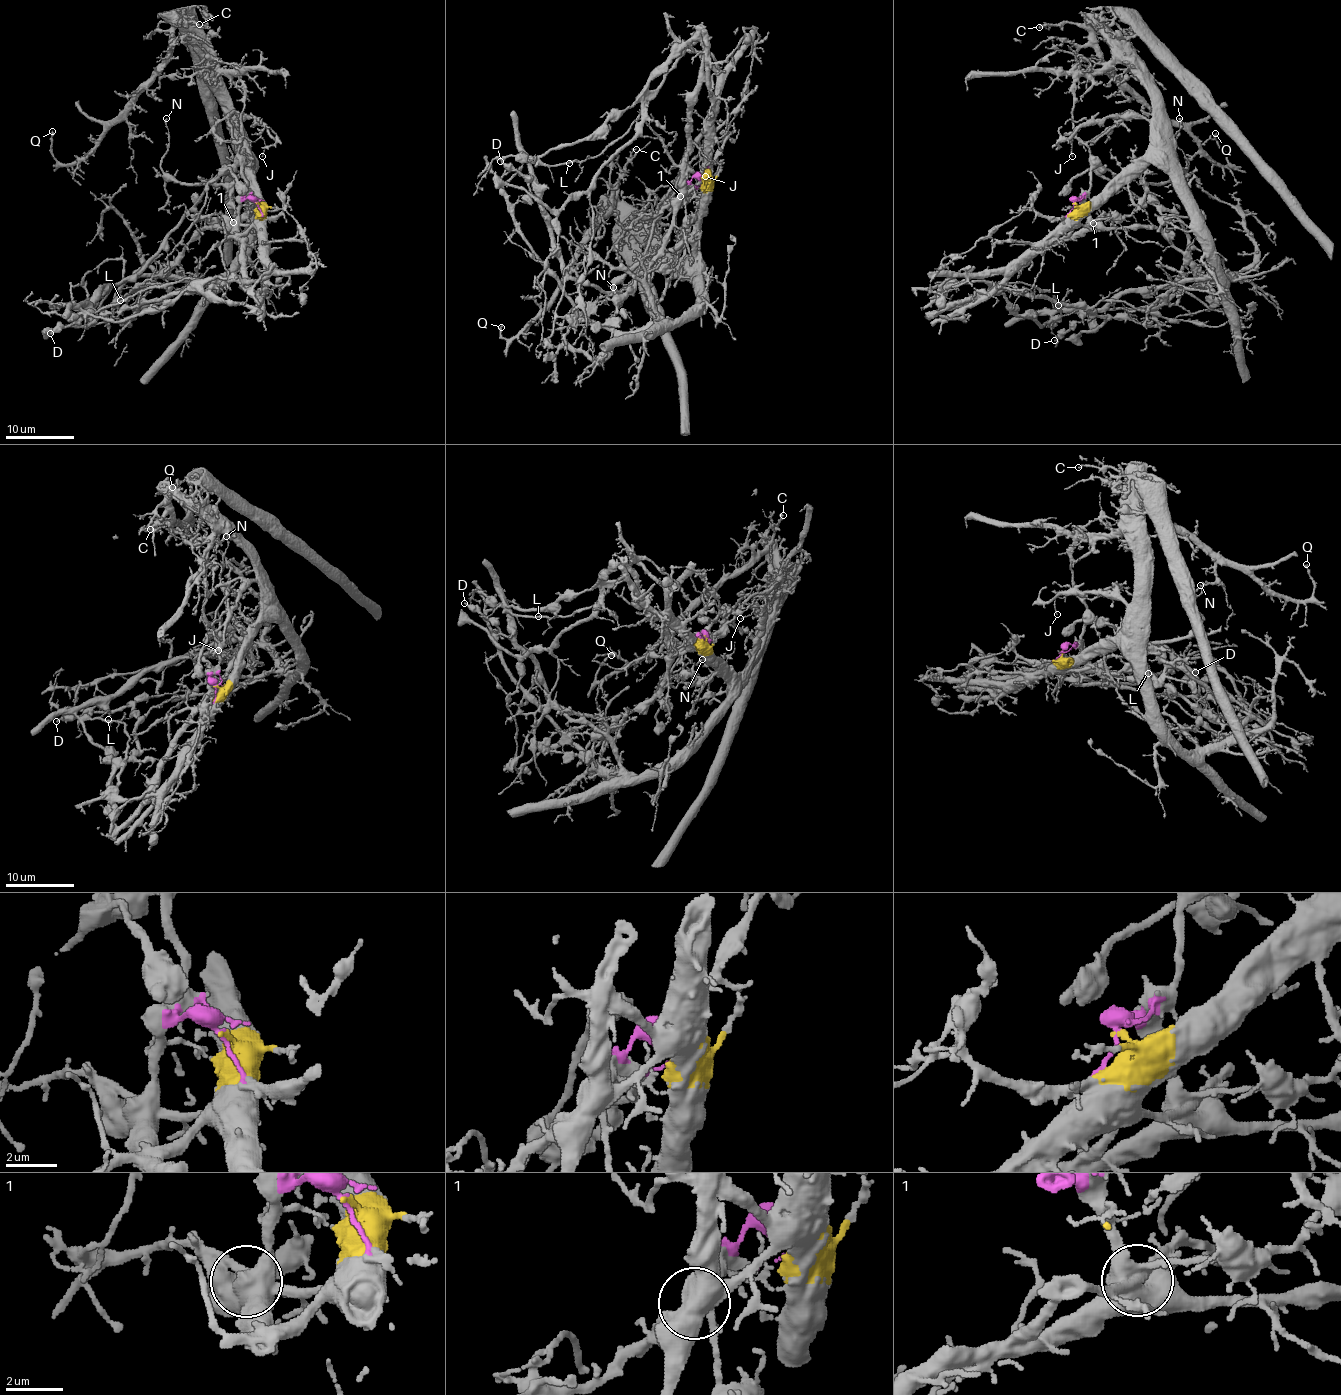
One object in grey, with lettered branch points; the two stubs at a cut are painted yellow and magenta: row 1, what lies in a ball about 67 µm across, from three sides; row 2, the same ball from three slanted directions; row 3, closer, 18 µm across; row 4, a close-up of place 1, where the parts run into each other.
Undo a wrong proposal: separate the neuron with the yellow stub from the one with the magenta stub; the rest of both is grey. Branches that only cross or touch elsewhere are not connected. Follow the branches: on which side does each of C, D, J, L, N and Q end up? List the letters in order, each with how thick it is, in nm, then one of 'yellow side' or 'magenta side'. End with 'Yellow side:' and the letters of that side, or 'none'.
C: 160 nm thick; yellow side
D: 220 nm thick; magenta side
J: 90 nm thick; magenta side
L: 240 nm thick; magenta side
N: 200 nm thick; yellow side
Q: 200 nm thick; yellow side
Yellow side: C, N, Q

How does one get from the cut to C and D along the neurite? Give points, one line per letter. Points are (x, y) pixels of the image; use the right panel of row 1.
C: (1074, 202), (1086, 206), (1100, 197), (1144, 153), (1152, 102), (1122, 53), (1090, 23), (1039, 27)
D: (1074, 202), (1094, 224), (1158, 228), (1191, 251), (1168, 286), (1111, 298), (1054, 341)

